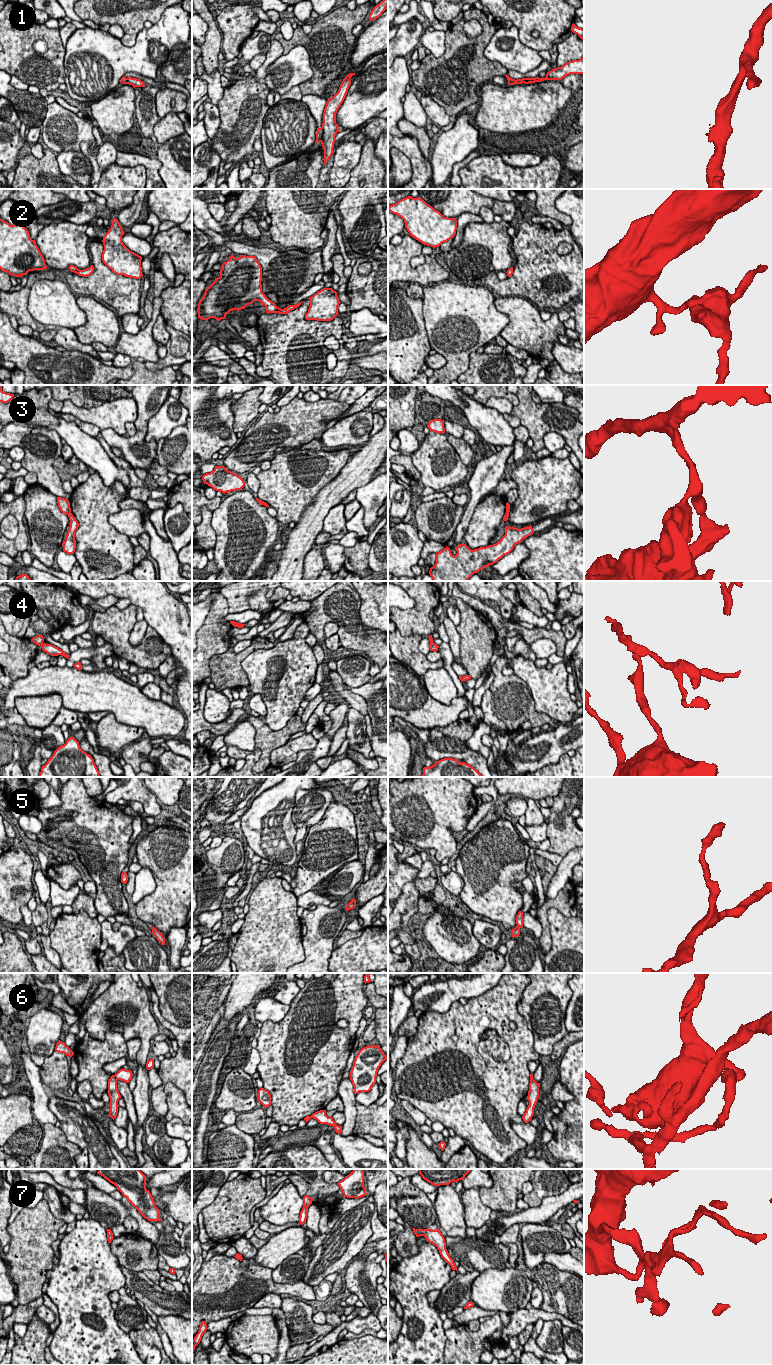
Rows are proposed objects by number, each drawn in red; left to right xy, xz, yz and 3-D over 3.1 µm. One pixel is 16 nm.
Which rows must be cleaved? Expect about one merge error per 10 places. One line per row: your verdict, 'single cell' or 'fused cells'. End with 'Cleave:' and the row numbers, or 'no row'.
1: fused cells
2: single cell
3: fused cells
4: fused cells
5: single cell
6: fused cells
7: single cell
Cleave: 1, 3, 4, 6

